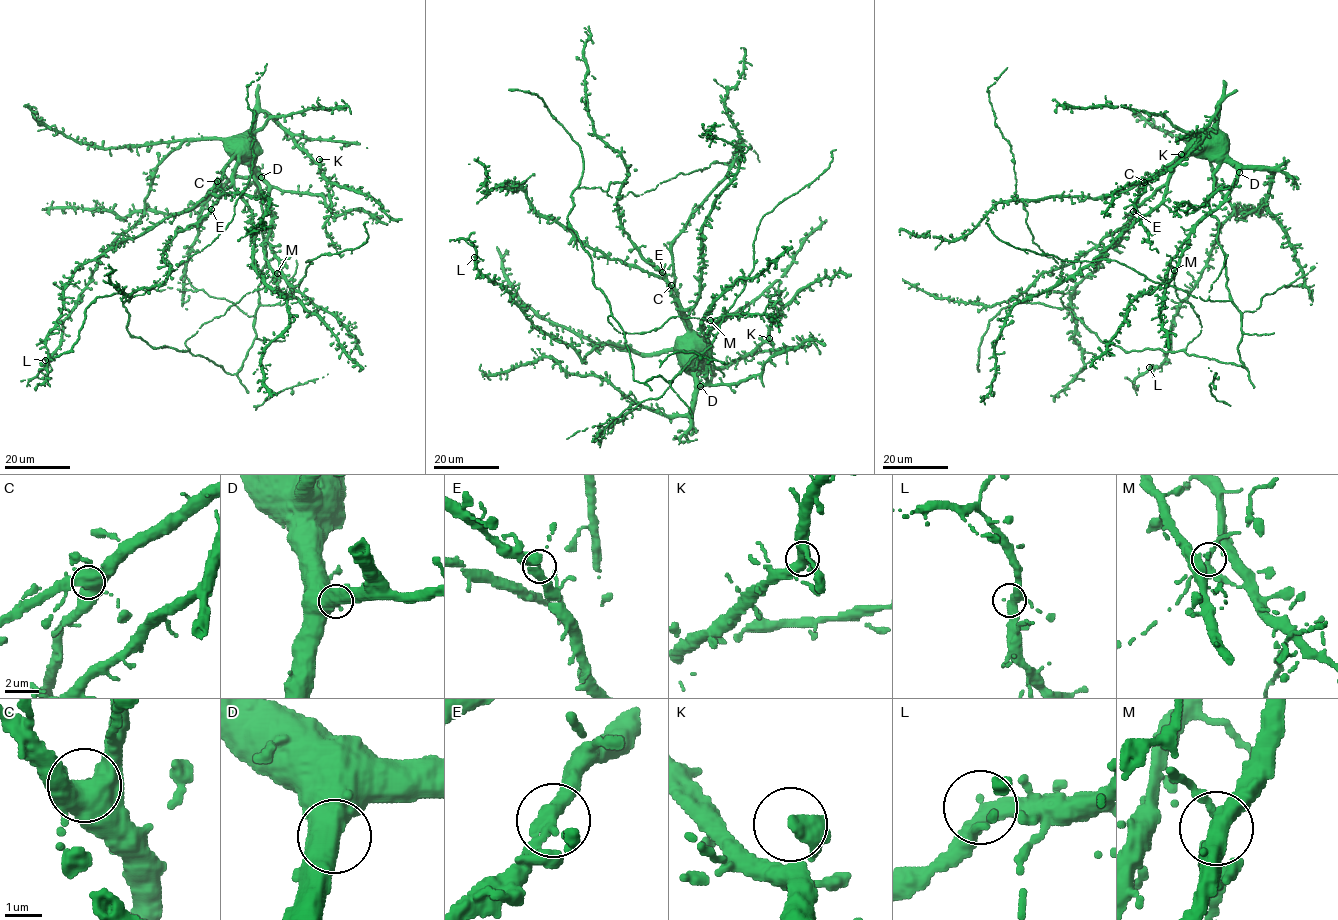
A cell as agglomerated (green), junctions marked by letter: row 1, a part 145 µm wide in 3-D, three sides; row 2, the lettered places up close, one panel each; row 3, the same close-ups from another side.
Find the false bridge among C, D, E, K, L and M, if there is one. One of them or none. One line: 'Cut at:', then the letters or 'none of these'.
Cut at: none of these

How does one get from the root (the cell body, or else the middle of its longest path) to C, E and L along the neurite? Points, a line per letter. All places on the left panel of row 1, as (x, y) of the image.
C: (244, 150), (228, 162), (222, 179), (217, 181)
E: (244, 150), (238, 159), (233, 182), (210, 210)
L: (244, 150), (223, 139), (189, 139), (157, 166), (144, 214), (100, 256), (62, 323), (61, 345), (45, 360)

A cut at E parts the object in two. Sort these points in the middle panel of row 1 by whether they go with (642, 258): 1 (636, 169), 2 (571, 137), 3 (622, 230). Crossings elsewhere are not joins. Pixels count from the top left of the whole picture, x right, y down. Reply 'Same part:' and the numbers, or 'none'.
Same part: 1, 3

